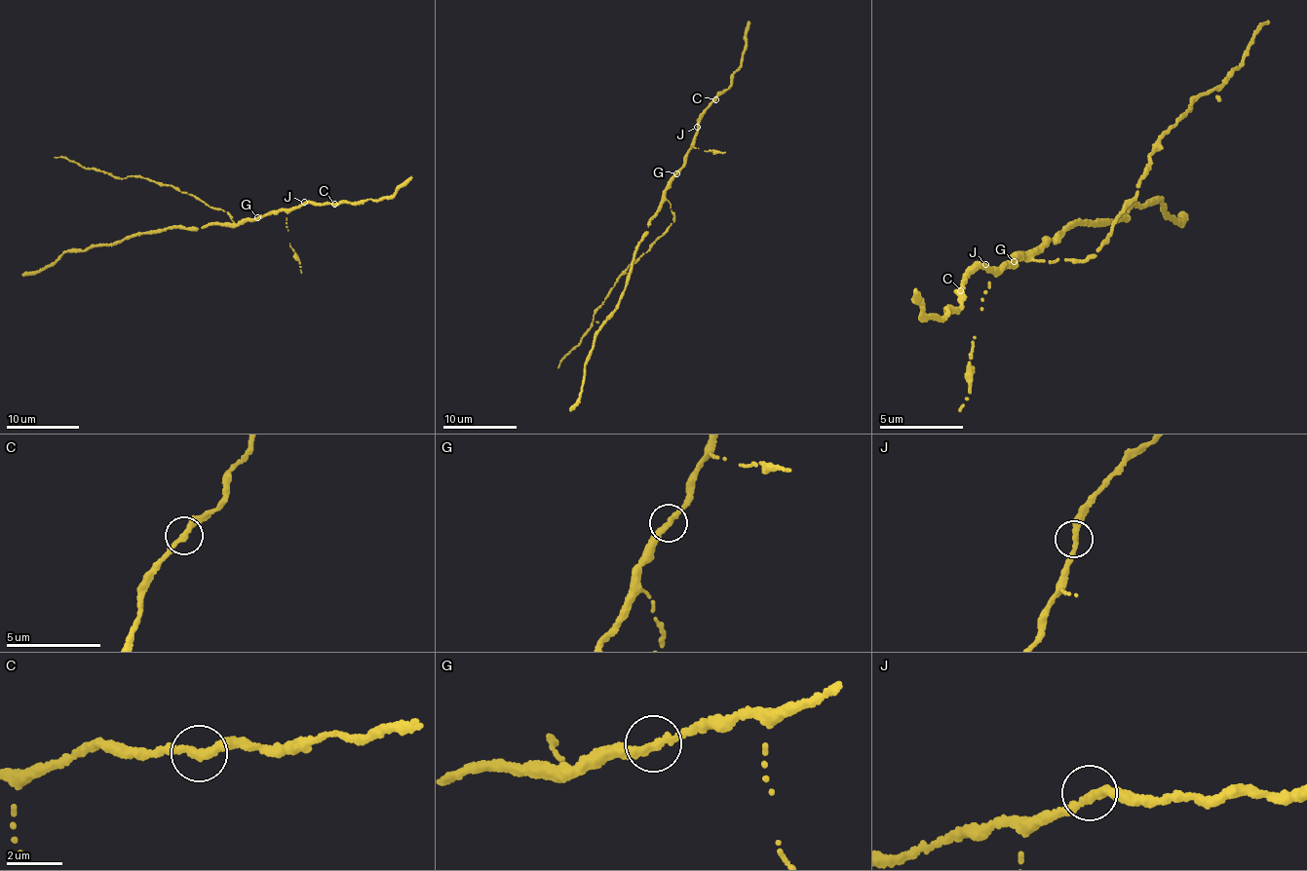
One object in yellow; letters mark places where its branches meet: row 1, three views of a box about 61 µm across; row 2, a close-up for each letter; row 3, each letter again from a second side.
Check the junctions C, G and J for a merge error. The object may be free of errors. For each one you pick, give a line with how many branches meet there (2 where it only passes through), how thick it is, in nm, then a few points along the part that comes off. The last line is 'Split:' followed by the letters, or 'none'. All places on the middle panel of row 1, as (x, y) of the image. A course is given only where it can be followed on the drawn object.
Split: none

